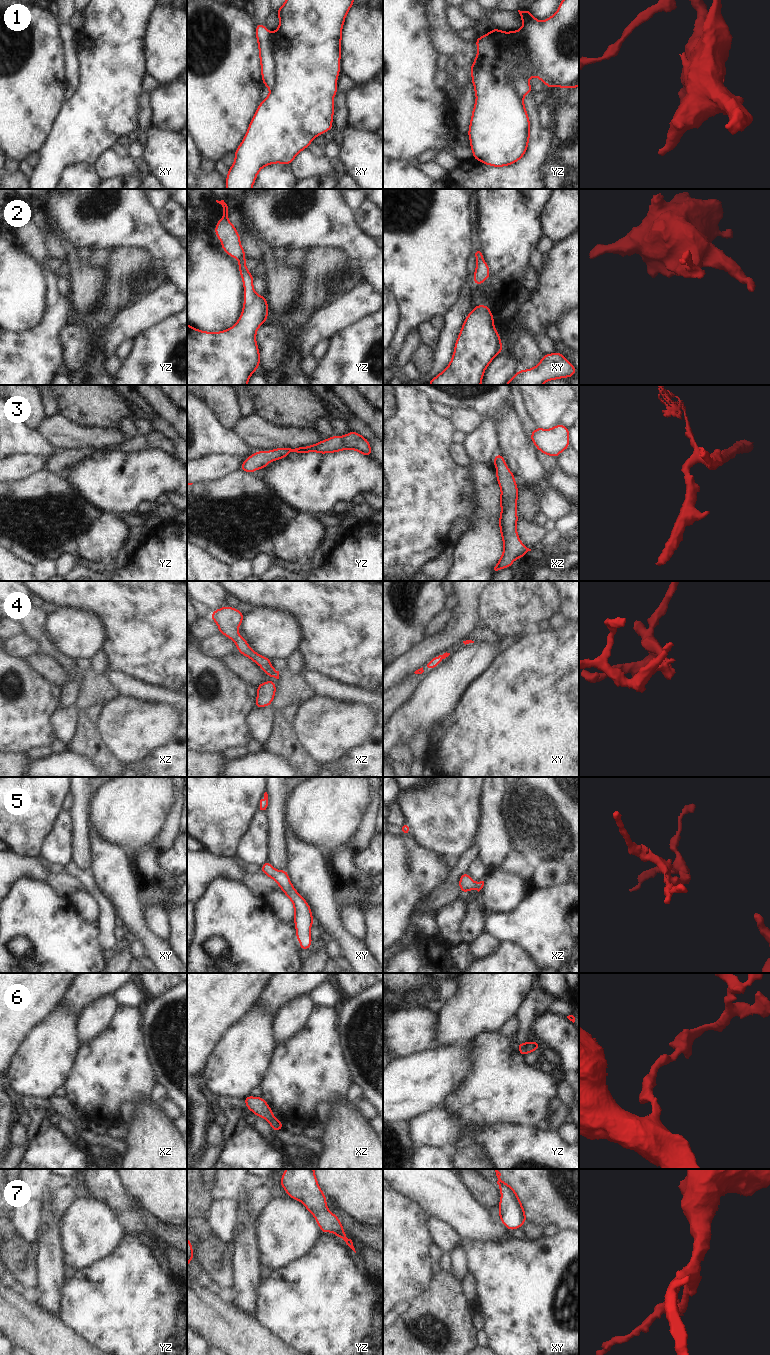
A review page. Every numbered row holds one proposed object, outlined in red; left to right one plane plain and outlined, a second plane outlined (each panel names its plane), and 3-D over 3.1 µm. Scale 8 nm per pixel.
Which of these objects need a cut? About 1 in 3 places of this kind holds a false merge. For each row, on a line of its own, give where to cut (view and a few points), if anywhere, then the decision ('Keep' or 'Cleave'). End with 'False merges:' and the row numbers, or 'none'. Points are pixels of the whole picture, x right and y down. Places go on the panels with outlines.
1: Split along xy (270, 38), (274, 61), (272, 70), (274, 85), (271, 89). Cleave
2: No split. Keep
3: No split. Keep
4: No split. Keep
5: No split. Keep
6: No split. Keep
7: No split. Keep
False merges: 1

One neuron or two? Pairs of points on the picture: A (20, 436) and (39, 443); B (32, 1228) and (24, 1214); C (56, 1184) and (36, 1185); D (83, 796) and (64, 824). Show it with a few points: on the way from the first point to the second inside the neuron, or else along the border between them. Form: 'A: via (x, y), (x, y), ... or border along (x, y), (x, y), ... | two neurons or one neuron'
A: via (25, 440), (34, 443) | one neuron
B: via (29, 1225), (26, 1217) | one neuron
C: via (51, 1184), (41, 1184) | one neuron
D: border along (69, 810), (72, 816), (72, 838) | two neurons

